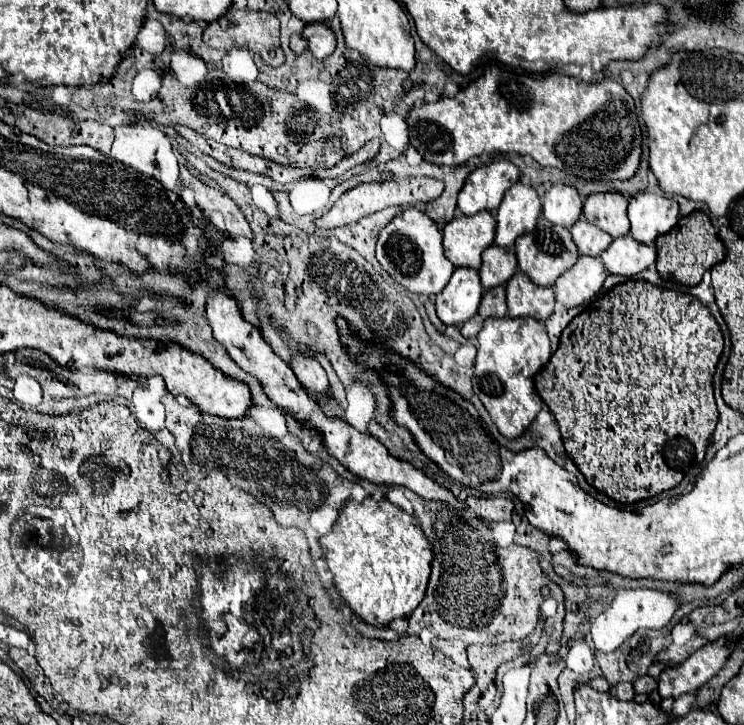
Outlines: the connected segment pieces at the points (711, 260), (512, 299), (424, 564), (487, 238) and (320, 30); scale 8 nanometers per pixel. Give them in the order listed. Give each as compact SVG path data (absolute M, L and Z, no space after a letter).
M691 212L689 216L681 218L669 230L669 234L661 234L661 238L655 240L655 246L657 246L657 270L661 278L675 280L685 286L699 284L703 274L711 270L717 262L721 262L725 256L725 246L705 212Z
M517 272L505 286L509 316L531 316L543 322L553 314L555 294L551 288L537 286L527 274Z
M367 496L363 502L349 500L333 530L321 538L321 546L327 550L327 566L335 576L335 586L343 596L343 602L371 626L387 626L395 618L409 616L425 598L425 588L431 576L433 546L425 538L421 524L415 516L393 506L387 498L373 500Z
M483 210L475 216L457 216L443 228L445 256L453 266L479 268L481 252L493 244L495 218Z
M315 22L315 24L305 26L303 38L307 40L311 54L313 54L315 58L319 58L319 60L323 60L323 58L327 58L329 54L333 54L335 46L337 46L337 36L335 36L335 32L333 32L327 24L323 24L323 22Z

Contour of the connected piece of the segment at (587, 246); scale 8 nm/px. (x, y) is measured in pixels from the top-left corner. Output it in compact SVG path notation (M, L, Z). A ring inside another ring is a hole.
M585 218L577 220L571 226L571 238L577 244L579 252L587 254L587 256L599 256L607 248L607 244L613 240L607 232L595 228Z

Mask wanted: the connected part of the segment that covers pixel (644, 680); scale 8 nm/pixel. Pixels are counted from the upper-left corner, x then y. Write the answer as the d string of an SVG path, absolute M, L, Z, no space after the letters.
M641 676L633 686L635 686L635 694L649 694L649 692L653 692L657 688L657 678Z

